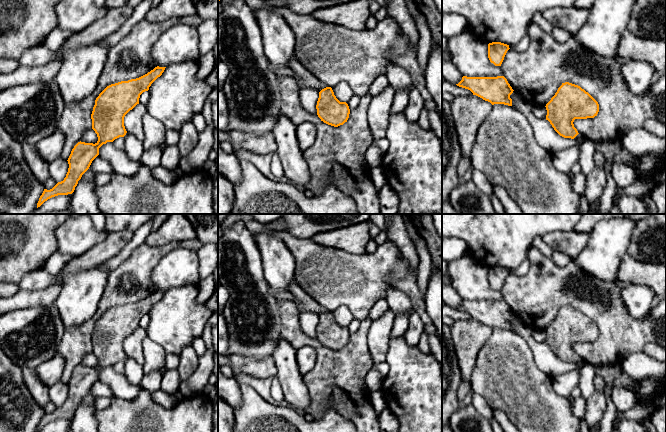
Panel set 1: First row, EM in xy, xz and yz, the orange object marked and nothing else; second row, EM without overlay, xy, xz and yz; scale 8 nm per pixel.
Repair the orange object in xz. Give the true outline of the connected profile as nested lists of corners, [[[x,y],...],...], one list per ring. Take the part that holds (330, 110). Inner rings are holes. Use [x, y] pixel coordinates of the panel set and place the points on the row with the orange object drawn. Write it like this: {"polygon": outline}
{"polygon": [[[326,87],[319,92],[316,109],[321,121],[334,127],[347,122],[350,114],[348,104],[340,102],[331,87]]]}

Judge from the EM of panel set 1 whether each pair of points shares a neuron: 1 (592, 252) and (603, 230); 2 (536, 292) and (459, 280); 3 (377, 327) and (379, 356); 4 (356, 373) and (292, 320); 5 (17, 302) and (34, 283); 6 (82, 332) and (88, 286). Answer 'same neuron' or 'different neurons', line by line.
1: same neuron
2: different neurons
3: same neuron
4: same neuron
5: different neurons
6: different neurons

